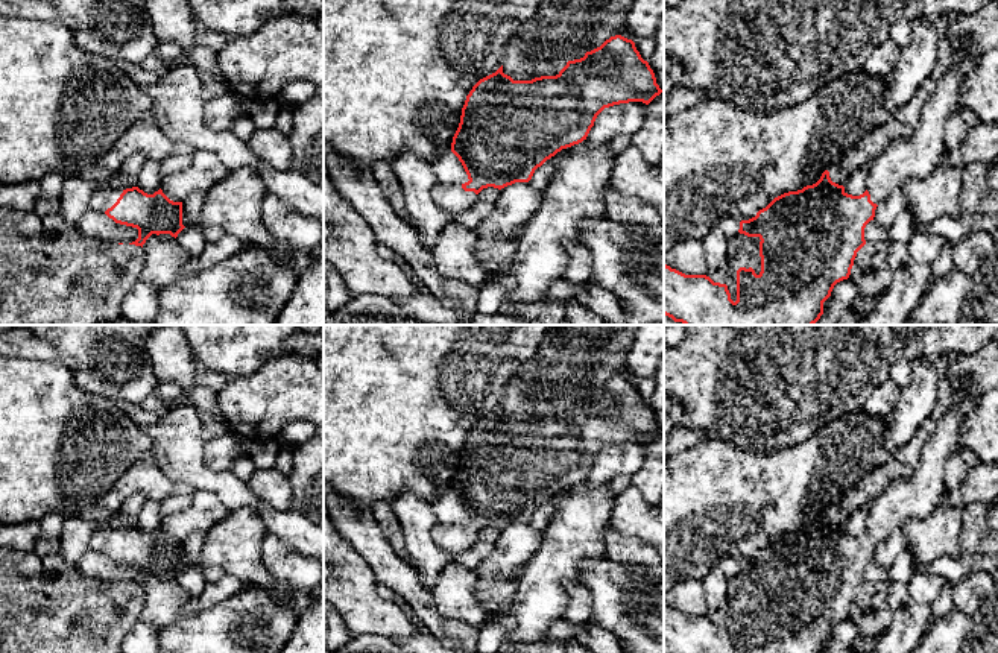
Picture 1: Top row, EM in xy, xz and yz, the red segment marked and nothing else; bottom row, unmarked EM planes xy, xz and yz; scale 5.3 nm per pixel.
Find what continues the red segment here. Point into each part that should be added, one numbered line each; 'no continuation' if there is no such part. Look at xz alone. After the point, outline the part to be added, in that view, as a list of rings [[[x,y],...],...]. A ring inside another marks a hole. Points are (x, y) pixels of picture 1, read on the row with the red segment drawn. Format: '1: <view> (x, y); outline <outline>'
1: xz (451, 198); outline [[[437,182],[433,187],[431,197],[441,210],[453,217],[453,220],[456,214],[468,210],[477,200],[477,194],[474,191],[465,191],[462,184],[444,182]]]

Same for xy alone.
1: xy (105, 195); outline [[[120,172],[109,181],[96,182],[91,208],[105,213],[117,202],[126,188],[129,187],[122,181]]]

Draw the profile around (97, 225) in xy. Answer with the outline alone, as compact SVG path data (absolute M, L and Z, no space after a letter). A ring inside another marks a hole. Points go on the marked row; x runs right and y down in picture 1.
M91 208L79 222L79 231L90 238L109 240L114 243L132 243L138 238L138 229L115 223L105 213Z

